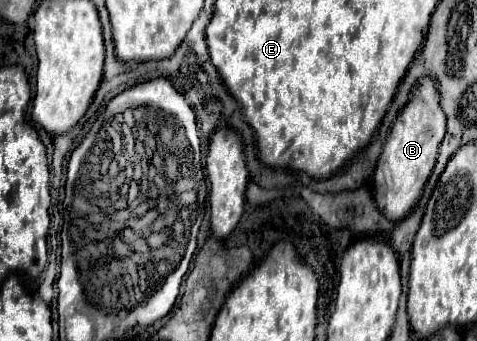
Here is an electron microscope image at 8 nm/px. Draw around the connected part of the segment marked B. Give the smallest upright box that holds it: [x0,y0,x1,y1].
[373,78,445,222]

